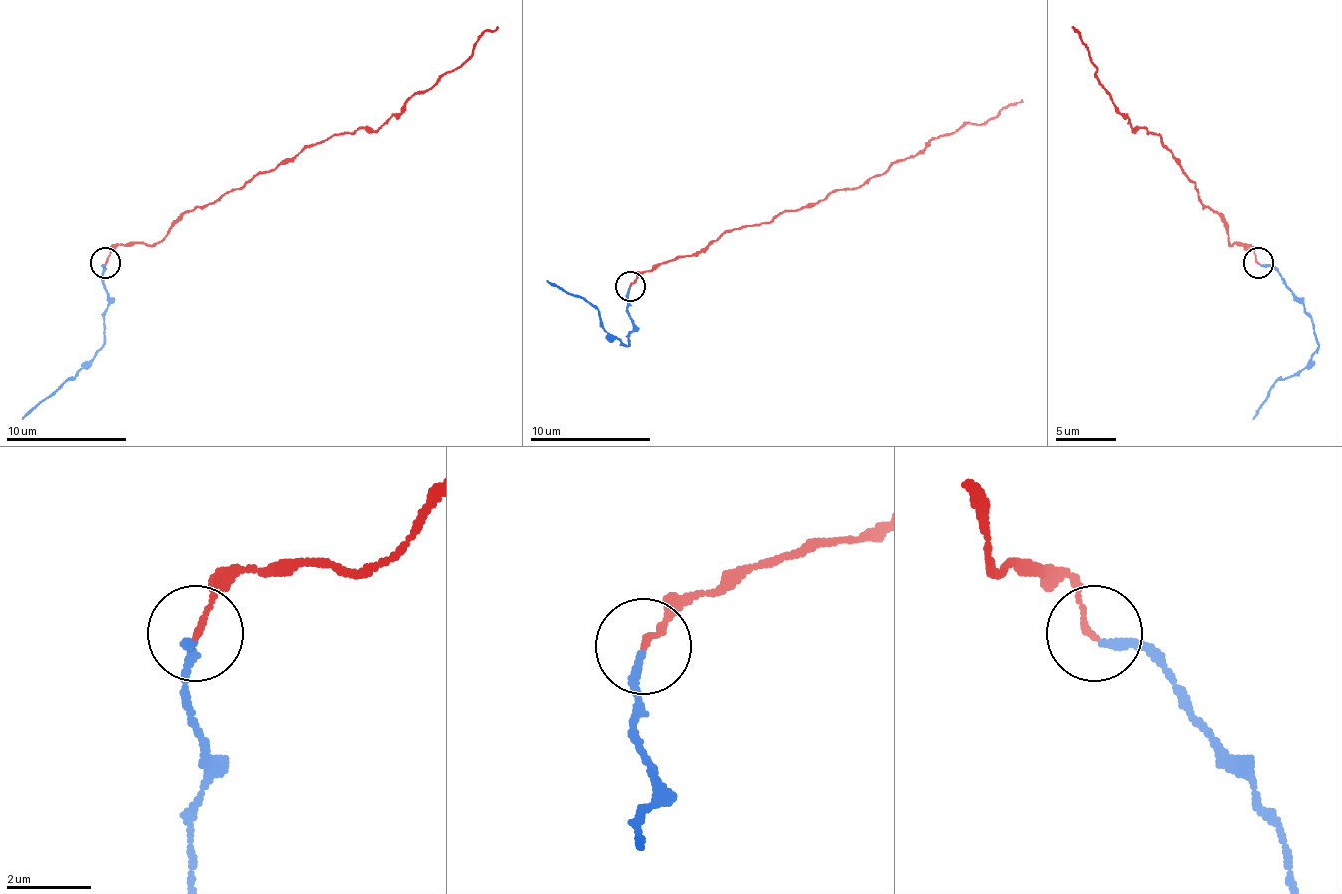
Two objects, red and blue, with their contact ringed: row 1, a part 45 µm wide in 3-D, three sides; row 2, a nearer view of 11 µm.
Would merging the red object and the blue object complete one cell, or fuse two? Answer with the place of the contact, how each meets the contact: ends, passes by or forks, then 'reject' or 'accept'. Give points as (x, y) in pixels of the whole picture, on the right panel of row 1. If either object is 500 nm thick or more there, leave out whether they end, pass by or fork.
at (1258, 262); red ends there; blue ends there; accept

